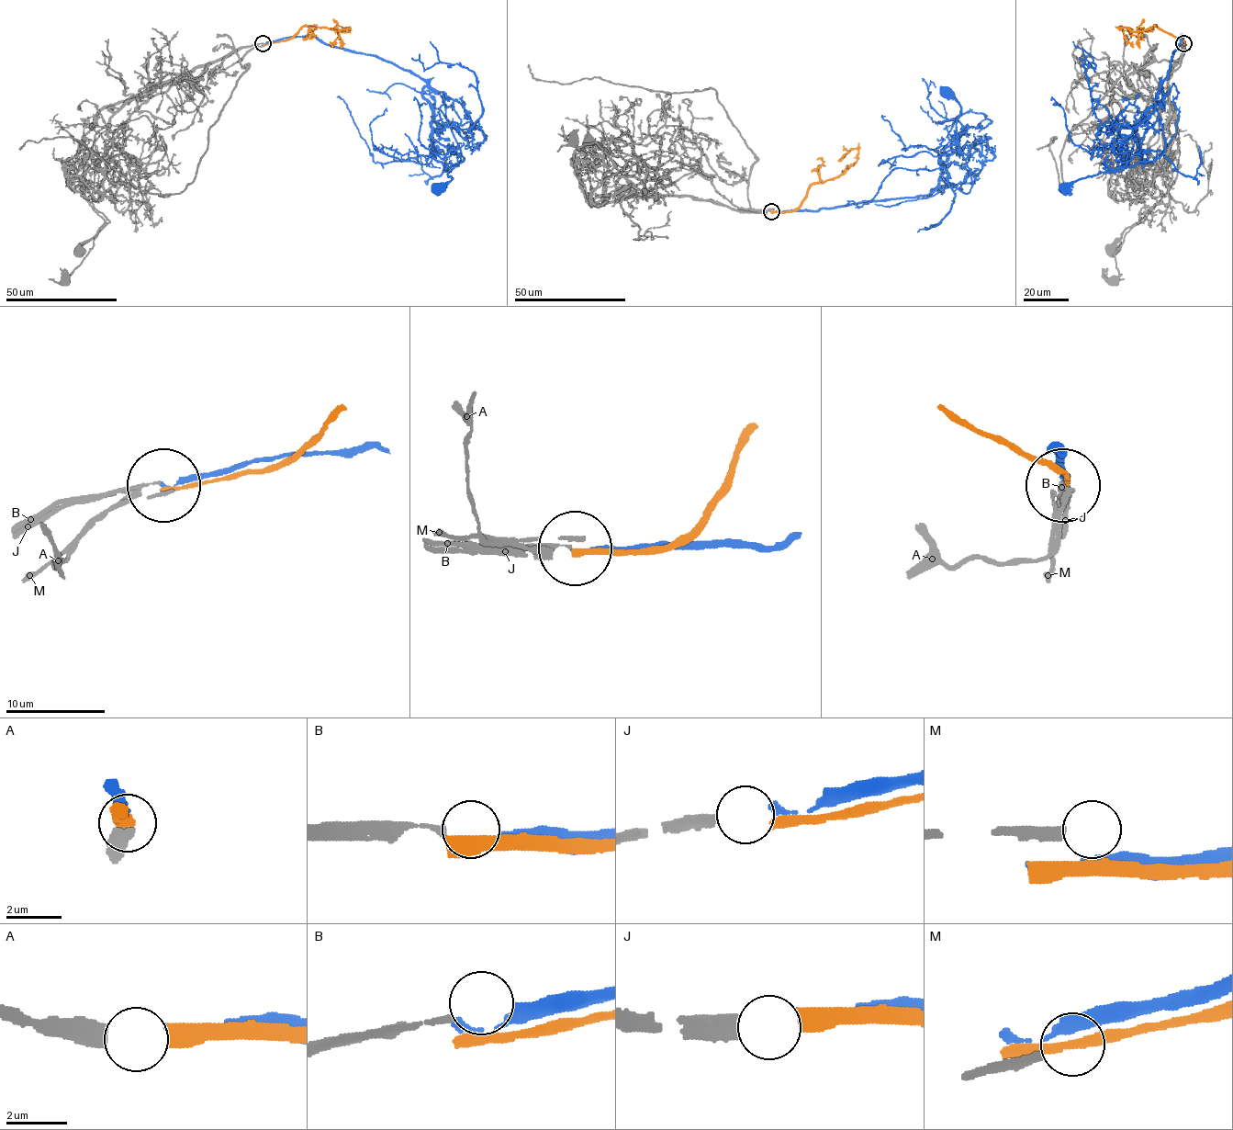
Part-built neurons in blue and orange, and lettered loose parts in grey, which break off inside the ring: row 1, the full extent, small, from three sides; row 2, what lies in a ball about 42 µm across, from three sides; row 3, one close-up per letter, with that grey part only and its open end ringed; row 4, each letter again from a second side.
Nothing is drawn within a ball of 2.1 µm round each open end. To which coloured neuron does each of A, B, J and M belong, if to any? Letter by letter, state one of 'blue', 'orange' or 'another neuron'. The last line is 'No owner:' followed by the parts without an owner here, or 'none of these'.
A: orange
B: another neuron
J: blue
M: another neuron
No owner: B, M

